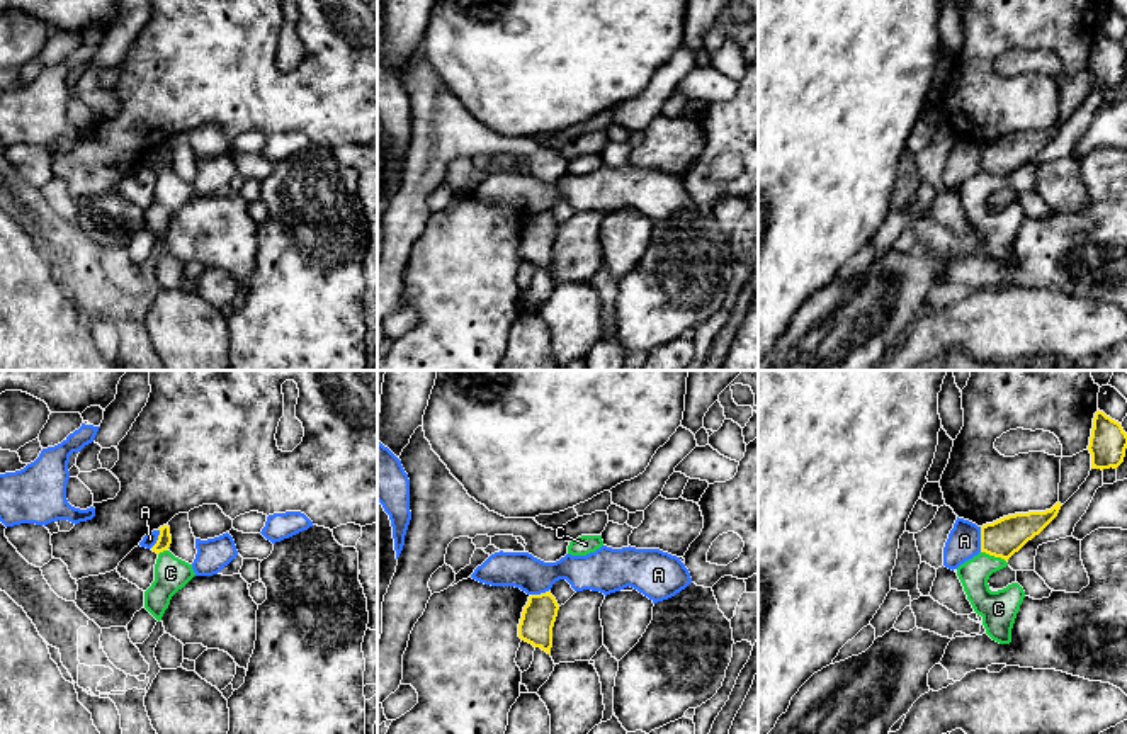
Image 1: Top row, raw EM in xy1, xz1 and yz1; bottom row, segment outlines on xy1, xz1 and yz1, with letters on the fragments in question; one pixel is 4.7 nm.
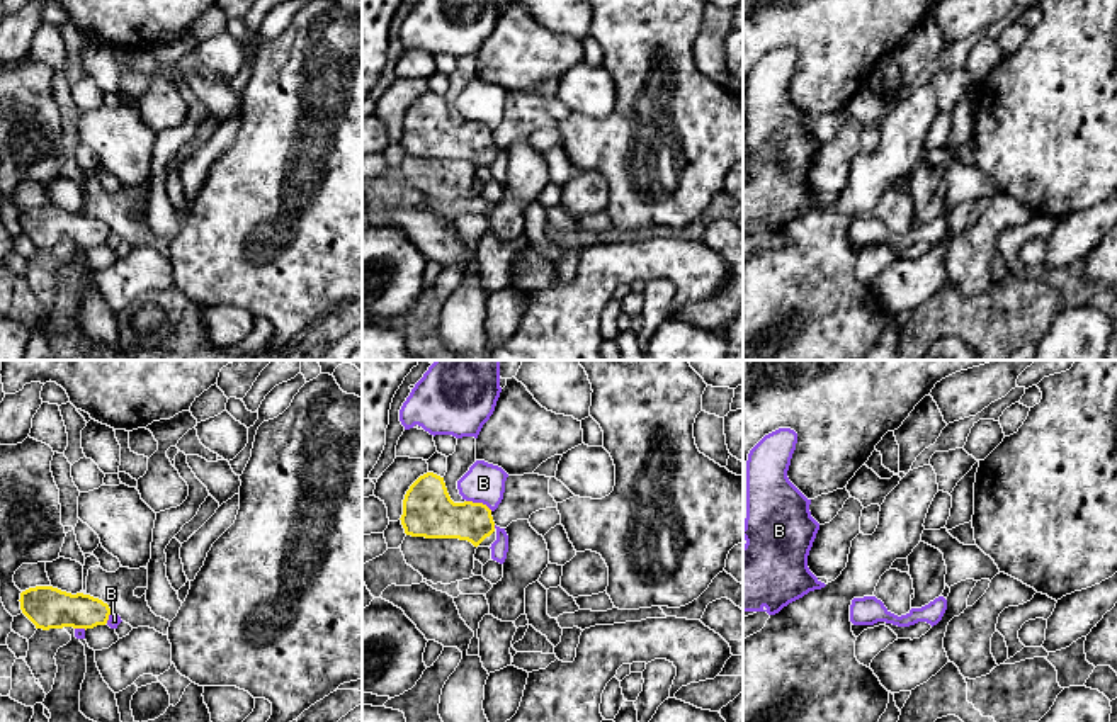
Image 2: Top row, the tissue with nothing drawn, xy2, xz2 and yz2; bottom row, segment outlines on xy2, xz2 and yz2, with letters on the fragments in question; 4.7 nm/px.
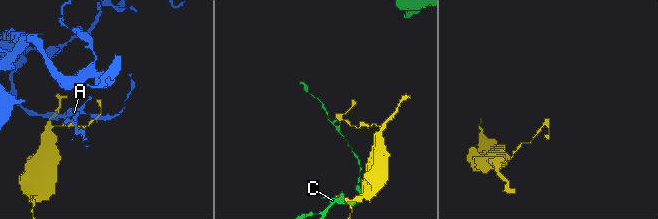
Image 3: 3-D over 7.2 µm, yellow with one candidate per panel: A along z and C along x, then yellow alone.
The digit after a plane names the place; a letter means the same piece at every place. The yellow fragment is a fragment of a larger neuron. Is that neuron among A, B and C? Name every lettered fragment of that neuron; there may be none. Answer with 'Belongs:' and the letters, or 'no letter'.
Belongs: no letter

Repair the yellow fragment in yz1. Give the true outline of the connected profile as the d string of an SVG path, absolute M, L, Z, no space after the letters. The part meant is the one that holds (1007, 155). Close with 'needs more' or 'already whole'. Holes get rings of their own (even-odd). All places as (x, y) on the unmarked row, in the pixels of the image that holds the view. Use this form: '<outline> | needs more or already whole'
M1057 121L1045 131L1015 133L983 144L981 172L1008 180L1057 136L1061 126Z | already whole

